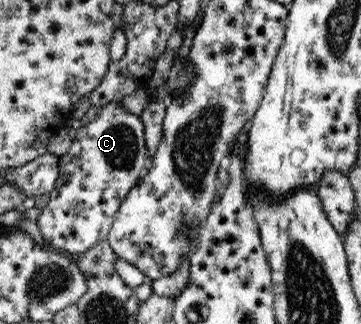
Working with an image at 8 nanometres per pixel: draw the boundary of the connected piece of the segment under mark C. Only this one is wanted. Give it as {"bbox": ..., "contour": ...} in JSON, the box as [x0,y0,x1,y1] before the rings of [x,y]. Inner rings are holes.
{"bbox":[37,101,146,255],"contour":[[[119,101],[102,109],[95,121],[77,126],[72,145],[64,156],[58,158],[59,177],[55,182],[55,187],[50,191],[47,206],[41,209],[41,215],[37,219],[44,243],[47,247],[61,253],[81,255],[107,240],[121,202],[146,171],[145,129],[140,117],[123,110],[119,106]]]}

